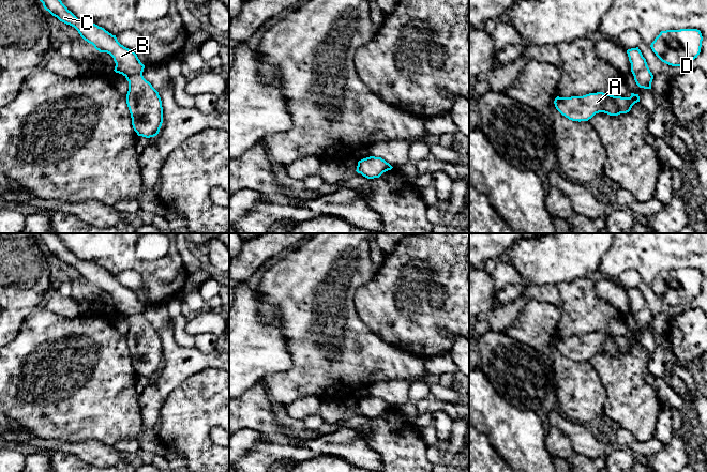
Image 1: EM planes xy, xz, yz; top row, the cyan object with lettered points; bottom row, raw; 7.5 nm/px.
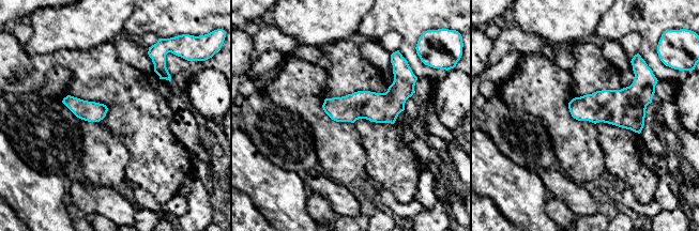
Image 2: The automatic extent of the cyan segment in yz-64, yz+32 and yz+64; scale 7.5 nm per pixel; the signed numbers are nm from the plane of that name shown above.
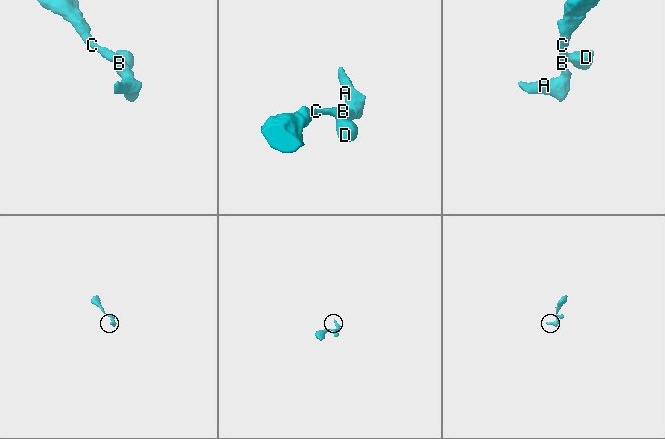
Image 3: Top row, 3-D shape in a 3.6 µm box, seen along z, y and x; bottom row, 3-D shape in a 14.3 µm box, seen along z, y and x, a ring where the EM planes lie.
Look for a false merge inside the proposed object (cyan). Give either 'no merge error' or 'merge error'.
no merge error

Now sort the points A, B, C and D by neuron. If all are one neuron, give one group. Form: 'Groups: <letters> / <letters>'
Groups: A B C D

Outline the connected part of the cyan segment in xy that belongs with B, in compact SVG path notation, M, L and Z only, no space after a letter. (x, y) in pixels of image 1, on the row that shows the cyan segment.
M40 0L43 6L60 21L74 27L80 36L92 44L100 52L109 54L116 63L115 72L122 74L129 81L126 104L132 125L138 136L146 138L159 134L163 123L163 107L159 92L147 81L142 72L145 65L137 55L121 45L116 35L104 28L78 19L61 0Z

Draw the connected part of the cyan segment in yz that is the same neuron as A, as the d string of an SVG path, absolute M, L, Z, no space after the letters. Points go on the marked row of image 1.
M597 92L583 96L559 97L554 101L556 109L572 121L588 121L596 113L604 112L610 116L627 113L632 106L640 102L638 94L631 93L630 97L614 96Z

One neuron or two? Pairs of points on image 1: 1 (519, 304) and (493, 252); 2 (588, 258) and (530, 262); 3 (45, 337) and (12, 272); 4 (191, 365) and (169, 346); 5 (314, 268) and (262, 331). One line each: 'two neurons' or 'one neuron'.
1: two neurons
2: one neuron
3: two neurons
4: one neuron
5: two neurons

